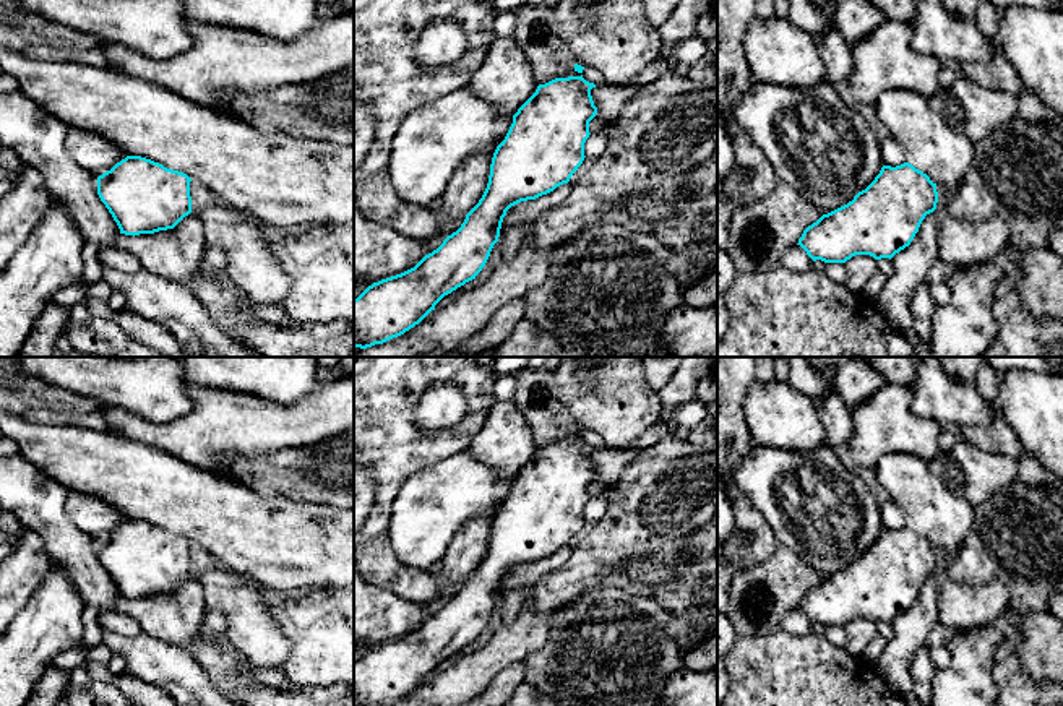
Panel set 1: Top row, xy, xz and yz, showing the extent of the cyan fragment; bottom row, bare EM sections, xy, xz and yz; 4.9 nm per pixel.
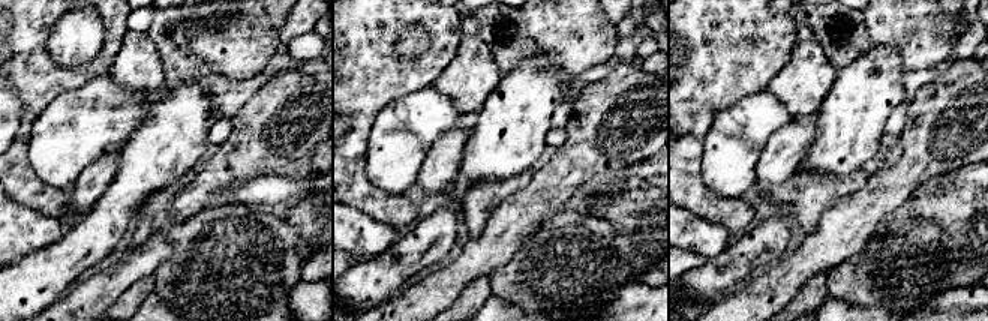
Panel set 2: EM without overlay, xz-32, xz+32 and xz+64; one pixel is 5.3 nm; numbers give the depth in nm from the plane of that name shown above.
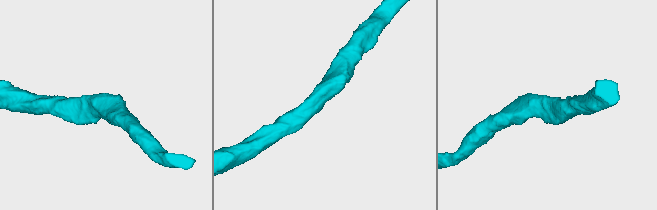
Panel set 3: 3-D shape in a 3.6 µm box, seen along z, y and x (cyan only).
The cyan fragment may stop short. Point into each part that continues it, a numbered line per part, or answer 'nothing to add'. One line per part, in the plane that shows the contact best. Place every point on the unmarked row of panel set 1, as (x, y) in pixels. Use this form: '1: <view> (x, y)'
nothing to add

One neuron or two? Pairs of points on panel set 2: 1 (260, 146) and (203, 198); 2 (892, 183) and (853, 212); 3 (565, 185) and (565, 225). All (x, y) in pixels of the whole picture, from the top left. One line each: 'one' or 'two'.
1: one
2: one
3: two

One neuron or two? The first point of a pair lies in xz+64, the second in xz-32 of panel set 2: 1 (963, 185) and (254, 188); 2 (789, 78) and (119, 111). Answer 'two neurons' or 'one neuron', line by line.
1: two neurons
2: two neurons

